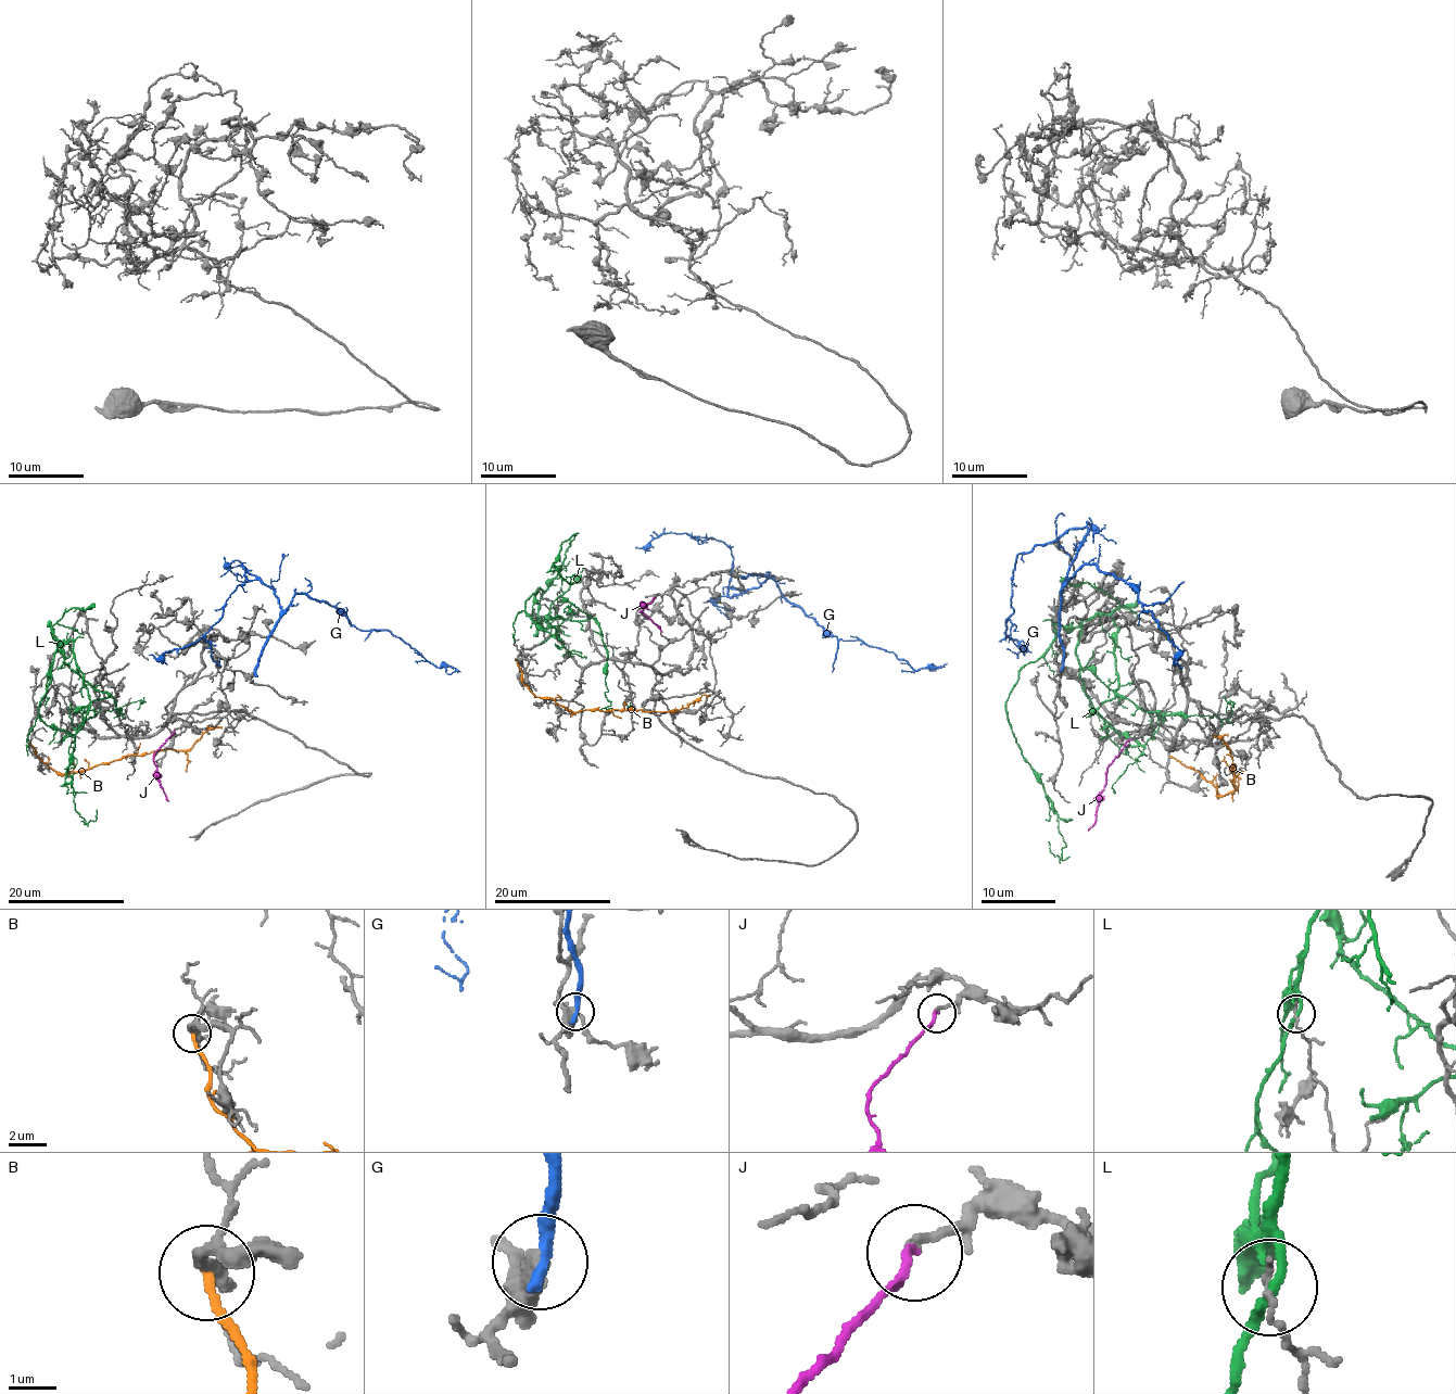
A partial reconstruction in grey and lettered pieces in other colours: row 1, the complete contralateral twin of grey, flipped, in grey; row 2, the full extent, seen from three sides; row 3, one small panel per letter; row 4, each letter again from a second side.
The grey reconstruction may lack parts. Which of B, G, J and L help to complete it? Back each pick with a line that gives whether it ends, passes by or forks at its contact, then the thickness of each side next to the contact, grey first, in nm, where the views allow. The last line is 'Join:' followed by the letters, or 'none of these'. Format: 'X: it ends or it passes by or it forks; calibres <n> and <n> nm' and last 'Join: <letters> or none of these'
J: it ends; calibres 160 and 160 nm
Join: J

